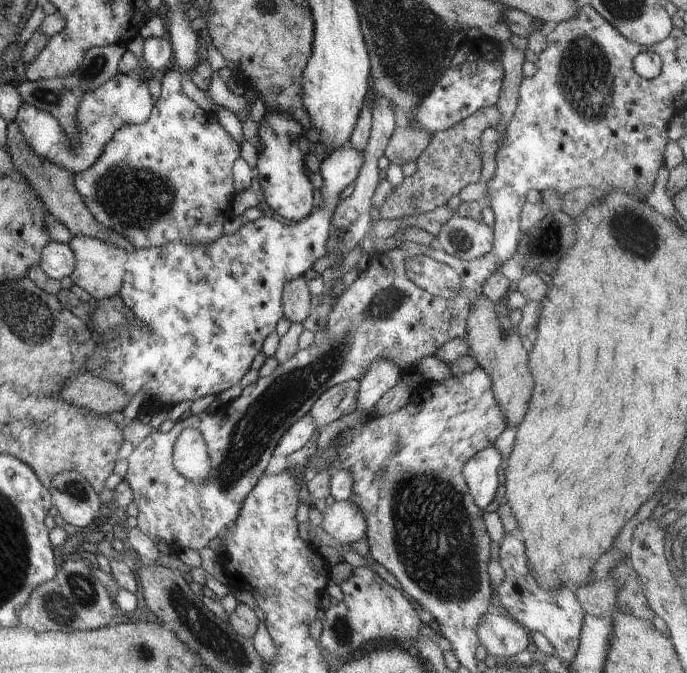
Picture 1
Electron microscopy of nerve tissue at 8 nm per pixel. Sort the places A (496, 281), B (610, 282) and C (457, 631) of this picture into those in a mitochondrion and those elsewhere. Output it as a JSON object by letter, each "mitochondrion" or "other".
{"A":"other","B":"other","C":"other"}

